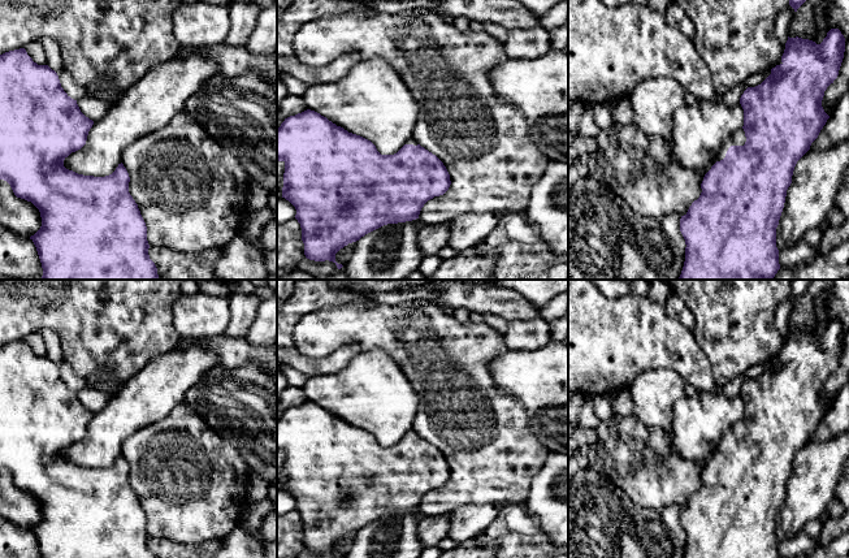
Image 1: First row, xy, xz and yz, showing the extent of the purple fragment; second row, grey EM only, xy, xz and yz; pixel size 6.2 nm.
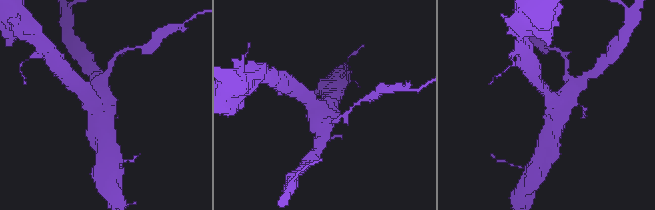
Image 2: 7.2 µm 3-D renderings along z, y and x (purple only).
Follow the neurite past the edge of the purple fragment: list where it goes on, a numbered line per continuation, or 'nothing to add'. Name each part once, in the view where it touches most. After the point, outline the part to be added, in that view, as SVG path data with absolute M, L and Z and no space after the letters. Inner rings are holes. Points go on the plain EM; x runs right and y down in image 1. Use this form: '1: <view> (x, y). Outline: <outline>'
1: yz (737, 429). Outline: M744 420L737 421L733 424L722 437L719 442L718 453L723 451L725 449L725 445L731 437L744 437L746 433L745 423Z

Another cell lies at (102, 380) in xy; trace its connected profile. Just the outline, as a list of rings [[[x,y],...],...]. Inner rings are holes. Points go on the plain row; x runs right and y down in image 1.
[[[99,369],[86,377],[88,388],[104,392],[109,397],[121,390],[125,382],[114,379],[107,369]]]

